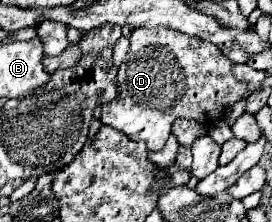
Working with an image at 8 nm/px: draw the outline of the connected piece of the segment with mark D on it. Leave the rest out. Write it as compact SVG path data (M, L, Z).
M168 27L154 29L134 29L130 37L130 51L126 61L118 69L118 97L106 105L102 105L100 121L112 129L126 133L132 141L144 141L148 151L160 151L170 135L170 127L178 117L188 117L198 123L210 123L222 119L230 111L230 107L246 95L248 85L240 83L232 73L232 61L222 55L218 47L208 41L184 35L182 31L174 31Z

